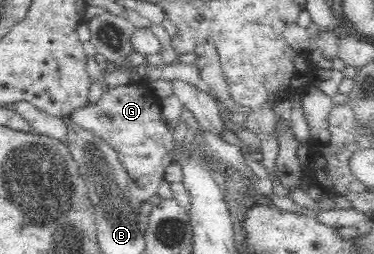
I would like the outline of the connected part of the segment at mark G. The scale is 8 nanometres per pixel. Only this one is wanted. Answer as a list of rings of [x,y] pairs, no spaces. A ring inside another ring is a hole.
[[[144,81],[129,82],[110,87],[103,93],[99,102],[81,108],[70,114],[75,123],[98,134],[116,151],[123,168],[128,174],[128,187],[132,196],[140,204],[149,200],[157,201],[157,189],[163,182],[165,168],[173,160],[173,131],[169,130],[162,116],[160,99]]]

